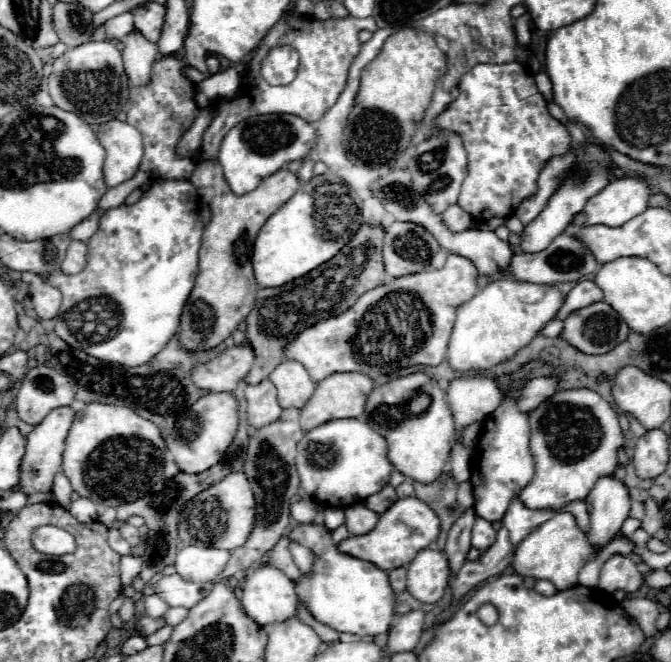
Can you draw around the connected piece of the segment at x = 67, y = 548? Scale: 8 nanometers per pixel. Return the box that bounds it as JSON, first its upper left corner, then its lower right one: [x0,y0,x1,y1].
[32,526,74,554]

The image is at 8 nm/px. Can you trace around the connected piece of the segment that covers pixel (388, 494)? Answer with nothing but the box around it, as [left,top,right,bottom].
[364,486,396,514]

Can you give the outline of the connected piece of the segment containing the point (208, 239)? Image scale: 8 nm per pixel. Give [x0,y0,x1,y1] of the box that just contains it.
[176,160,300,352]

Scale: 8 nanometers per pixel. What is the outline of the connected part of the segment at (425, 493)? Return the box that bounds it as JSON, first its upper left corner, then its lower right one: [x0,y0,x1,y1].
[414,474,462,550]

